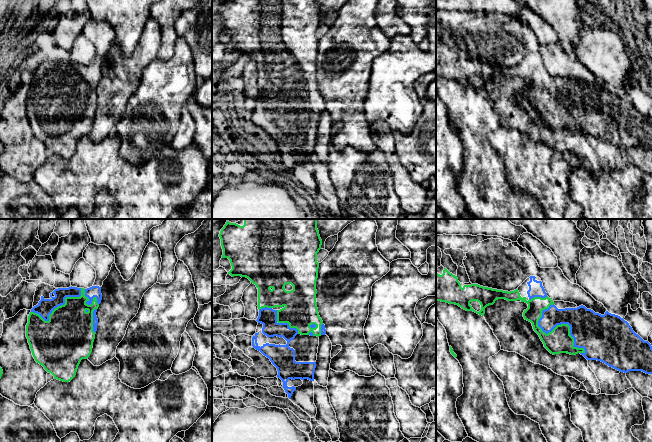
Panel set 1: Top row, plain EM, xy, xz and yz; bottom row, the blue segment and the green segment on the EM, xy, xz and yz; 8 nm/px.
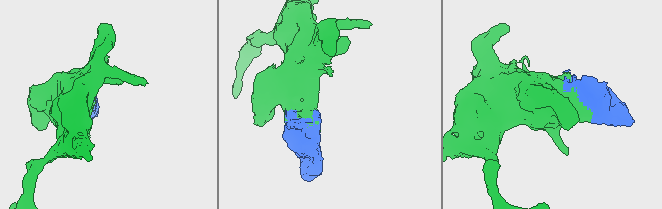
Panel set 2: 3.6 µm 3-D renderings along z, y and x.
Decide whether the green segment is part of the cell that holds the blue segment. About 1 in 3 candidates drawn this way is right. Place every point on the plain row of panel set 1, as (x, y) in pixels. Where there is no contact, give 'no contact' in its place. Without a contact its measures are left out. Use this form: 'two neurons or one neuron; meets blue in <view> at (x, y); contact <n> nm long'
one neuron; meets blue in yz at (562, 99); contact 480 nm long

